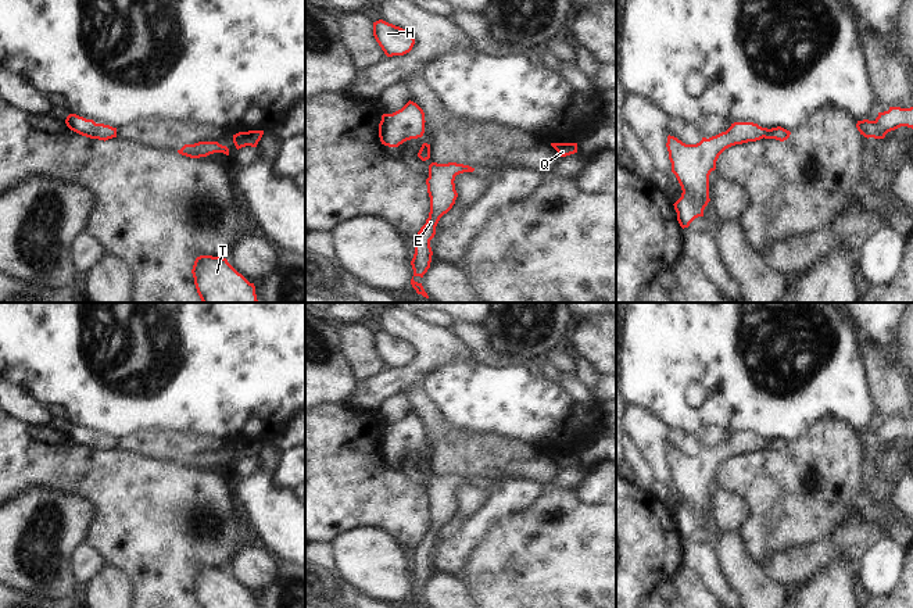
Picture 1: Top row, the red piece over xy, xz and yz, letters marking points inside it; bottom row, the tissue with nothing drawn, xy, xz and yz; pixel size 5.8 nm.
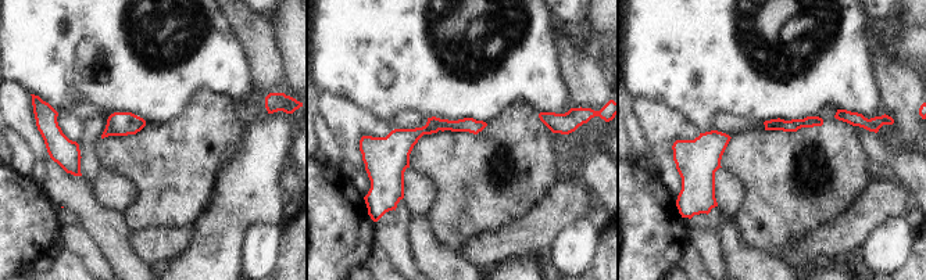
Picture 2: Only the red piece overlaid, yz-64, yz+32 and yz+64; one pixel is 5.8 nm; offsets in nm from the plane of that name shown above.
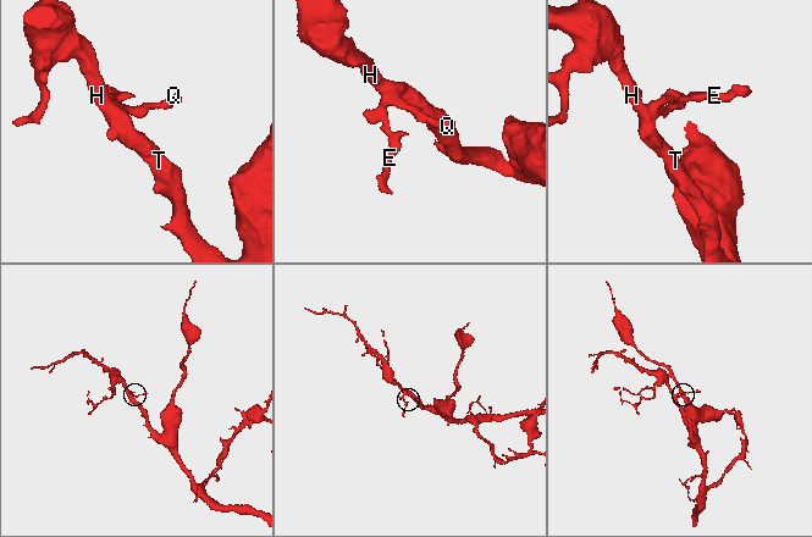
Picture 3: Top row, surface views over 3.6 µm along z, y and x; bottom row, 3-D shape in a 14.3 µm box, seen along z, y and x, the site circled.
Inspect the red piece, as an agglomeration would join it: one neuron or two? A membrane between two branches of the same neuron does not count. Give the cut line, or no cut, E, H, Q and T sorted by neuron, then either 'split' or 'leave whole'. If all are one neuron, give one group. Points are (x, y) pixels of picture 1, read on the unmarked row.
no cut; E H Q T; leave whole

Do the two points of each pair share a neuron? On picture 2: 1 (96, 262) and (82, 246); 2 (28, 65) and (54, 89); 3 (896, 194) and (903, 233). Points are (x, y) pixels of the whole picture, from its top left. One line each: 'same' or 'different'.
1: same
2: same
3: different

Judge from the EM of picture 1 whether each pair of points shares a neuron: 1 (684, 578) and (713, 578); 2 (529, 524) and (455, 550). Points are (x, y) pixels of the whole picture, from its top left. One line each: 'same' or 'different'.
1: different
2: different

